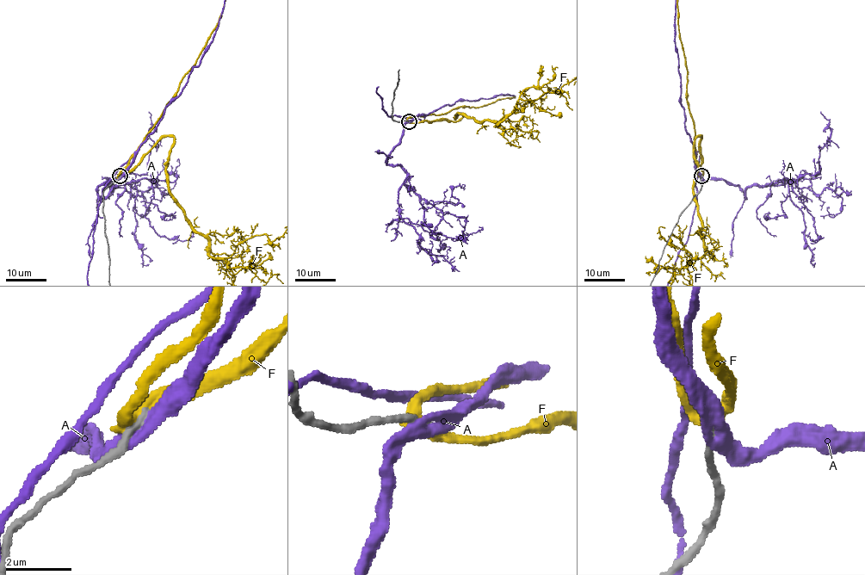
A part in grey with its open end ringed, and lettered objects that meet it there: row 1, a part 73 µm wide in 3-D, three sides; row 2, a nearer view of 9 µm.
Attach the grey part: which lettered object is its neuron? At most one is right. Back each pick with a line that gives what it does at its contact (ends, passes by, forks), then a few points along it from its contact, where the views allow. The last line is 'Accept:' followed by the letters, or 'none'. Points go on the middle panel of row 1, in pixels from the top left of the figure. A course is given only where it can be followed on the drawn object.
Accept: none

